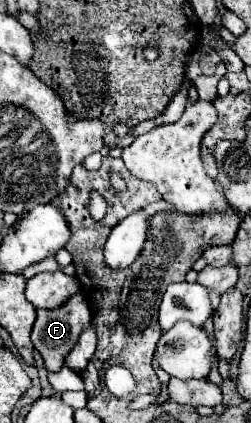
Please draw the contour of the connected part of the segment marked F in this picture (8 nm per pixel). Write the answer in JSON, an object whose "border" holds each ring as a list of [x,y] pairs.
{"border":[[[82,294],[72,296],[58,310],[38,310],[38,318],[32,328],[32,342],[34,342],[34,348],[42,354],[44,368],[48,372],[60,372],[60,368],[64,366],[64,358],[70,354],[70,350],[76,346],[80,334],[88,326],[90,326],[90,310],[88,310],[88,302]]]}

